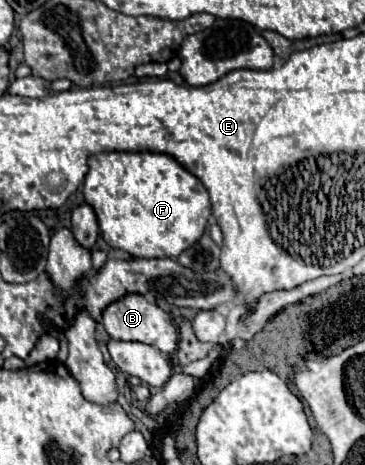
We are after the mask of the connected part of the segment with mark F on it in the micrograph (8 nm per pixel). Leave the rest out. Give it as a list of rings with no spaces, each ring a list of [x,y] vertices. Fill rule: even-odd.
[[[103,152],[91,156],[87,166],[89,172],[83,182],[83,198],[95,210],[101,236],[111,248],[125,250],[135,258],[177,258],[205,232],[205,224],[211,216],[209,194],[175,158],[153,152]]]

